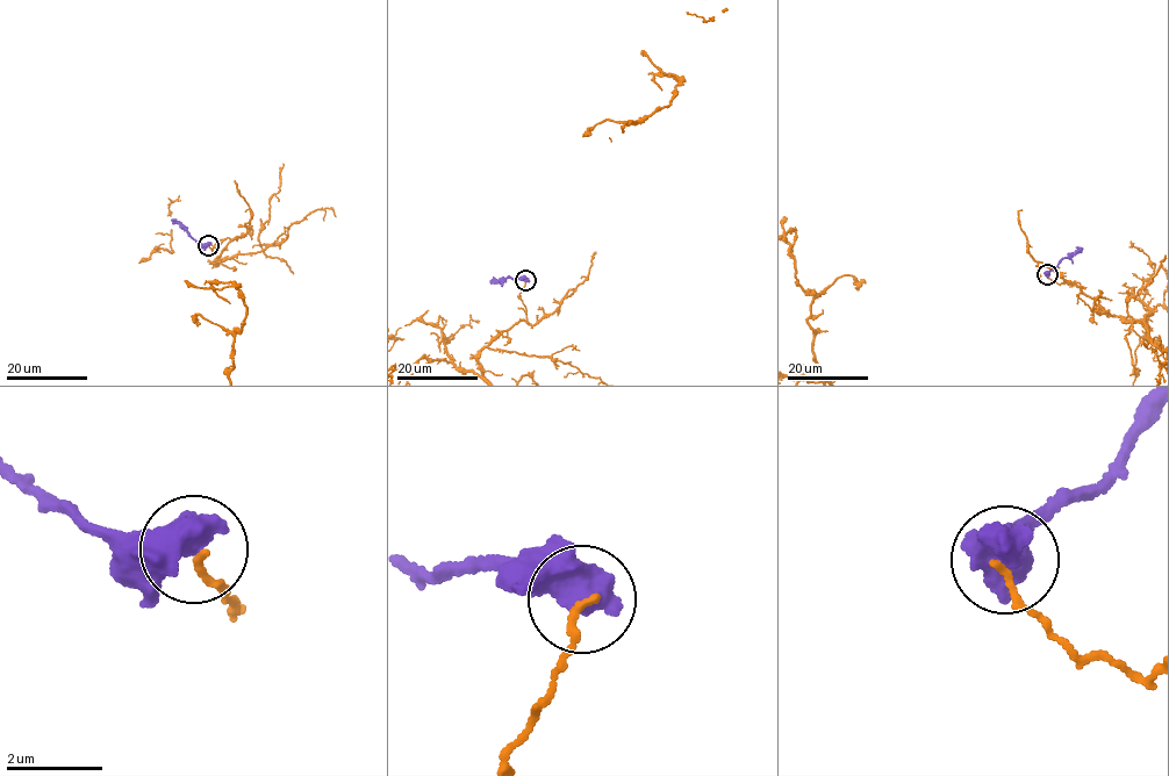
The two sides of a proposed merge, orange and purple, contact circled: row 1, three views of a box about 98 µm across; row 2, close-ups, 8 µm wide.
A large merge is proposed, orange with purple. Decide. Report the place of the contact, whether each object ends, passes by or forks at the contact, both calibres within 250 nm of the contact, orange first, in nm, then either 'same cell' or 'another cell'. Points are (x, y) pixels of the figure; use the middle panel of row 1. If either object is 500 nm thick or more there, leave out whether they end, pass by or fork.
(525, 280) | 140/800 nm | another cell

